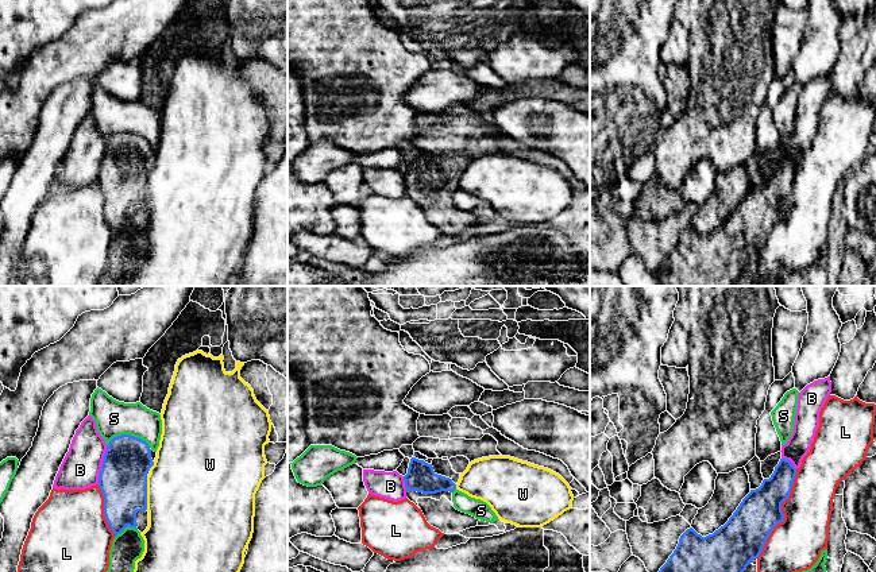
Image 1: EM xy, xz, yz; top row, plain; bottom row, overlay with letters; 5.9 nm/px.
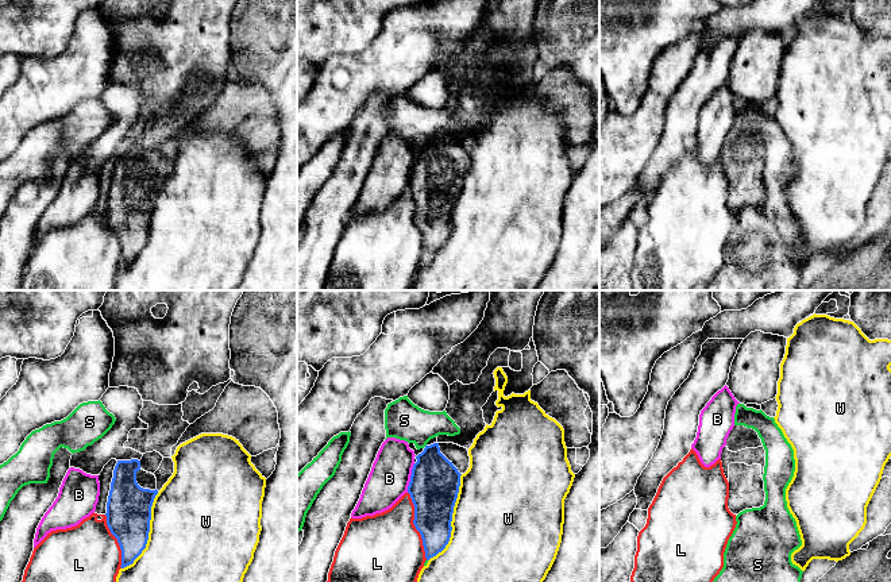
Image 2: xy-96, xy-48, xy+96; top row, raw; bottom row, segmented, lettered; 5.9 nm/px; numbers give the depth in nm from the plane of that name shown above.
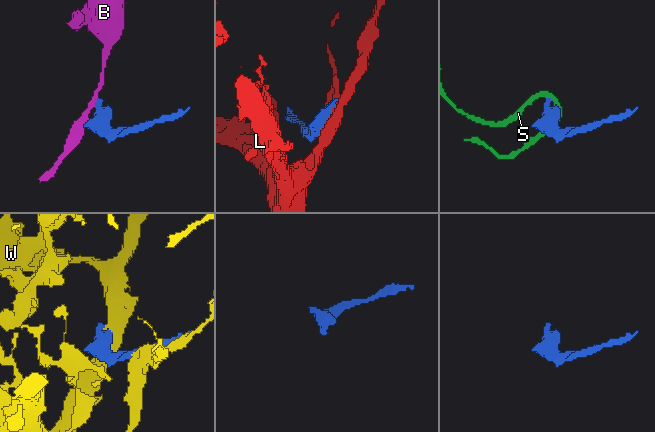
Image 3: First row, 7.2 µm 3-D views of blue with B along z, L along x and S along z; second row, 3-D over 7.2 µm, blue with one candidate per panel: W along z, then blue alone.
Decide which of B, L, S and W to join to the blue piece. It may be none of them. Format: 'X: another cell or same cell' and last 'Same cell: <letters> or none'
B: another cell
L: another cell
S: another cell
W: another cell
Same cell: none

